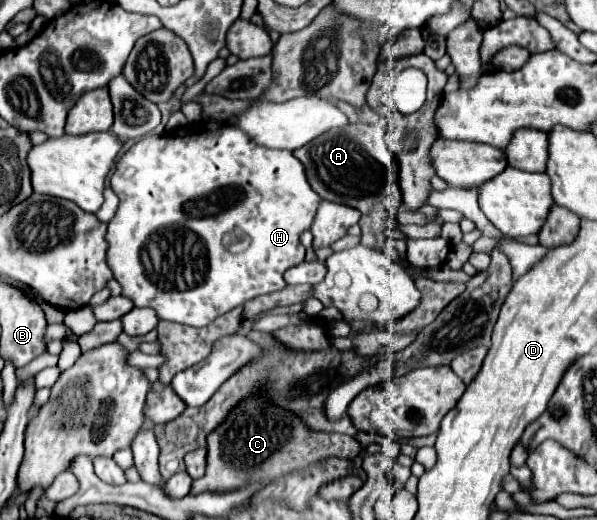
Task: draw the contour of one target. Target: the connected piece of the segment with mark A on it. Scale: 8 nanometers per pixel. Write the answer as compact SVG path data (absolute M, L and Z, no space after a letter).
M348 124L340 130L328 130L328 134L320 134L320 138L308 142L308 146L302 146L300 150L294 150L294 156L302 162L312 190L318 192L322 200L344 204L344 206L360 210L362 218L360 218L358 224L362 228L364 246L384 250L388 222L392 222L392 214L398 210L398 206L402 202L402 196L400 196L400 186L398 186L398 172L394 168L388 168L386 164L382 164L372 152L372 128L362 126L362 124L356 124L356 126Z

